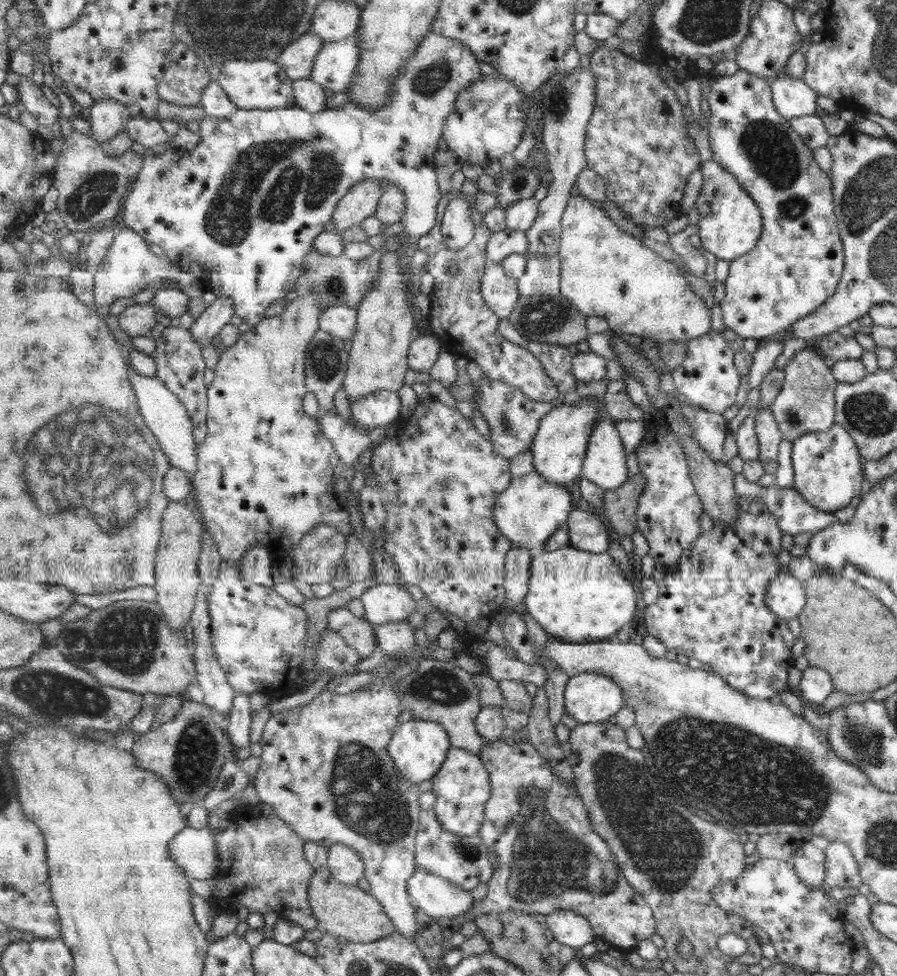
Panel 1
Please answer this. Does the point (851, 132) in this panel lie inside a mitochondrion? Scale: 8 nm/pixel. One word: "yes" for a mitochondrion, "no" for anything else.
no

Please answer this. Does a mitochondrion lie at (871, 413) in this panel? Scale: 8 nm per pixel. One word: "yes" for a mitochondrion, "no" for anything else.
yes

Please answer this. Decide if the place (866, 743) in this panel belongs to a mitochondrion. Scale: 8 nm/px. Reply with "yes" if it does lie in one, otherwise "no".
yes

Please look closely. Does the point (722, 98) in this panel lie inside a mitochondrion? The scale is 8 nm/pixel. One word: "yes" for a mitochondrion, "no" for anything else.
no

